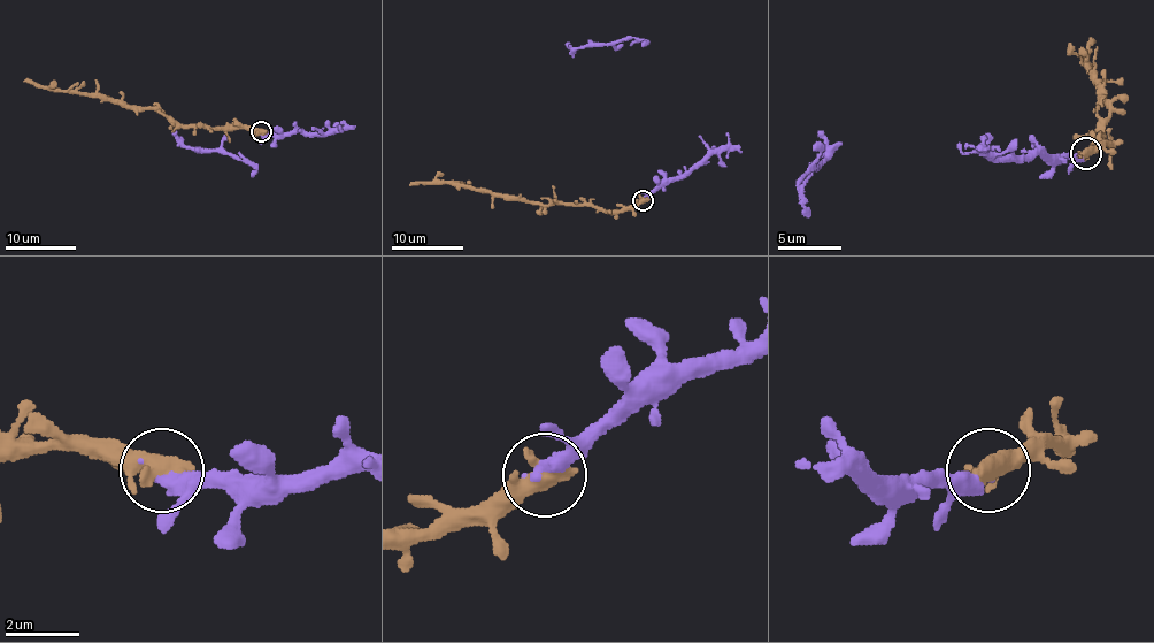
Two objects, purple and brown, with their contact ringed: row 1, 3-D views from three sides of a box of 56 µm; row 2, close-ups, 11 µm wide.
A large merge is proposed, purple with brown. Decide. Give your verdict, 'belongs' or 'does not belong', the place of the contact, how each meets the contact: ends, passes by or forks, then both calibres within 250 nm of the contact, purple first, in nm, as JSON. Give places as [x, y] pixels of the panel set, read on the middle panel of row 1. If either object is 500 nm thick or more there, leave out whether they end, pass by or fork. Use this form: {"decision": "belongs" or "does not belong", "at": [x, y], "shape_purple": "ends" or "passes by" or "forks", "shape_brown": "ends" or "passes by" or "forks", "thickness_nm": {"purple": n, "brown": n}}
{"decision": "belongs", "at": [643, 200], "shape_purple": "ends", "shape_brown": "passes by", "thickness_nm": {"purple": 400, "brown": 460}}

